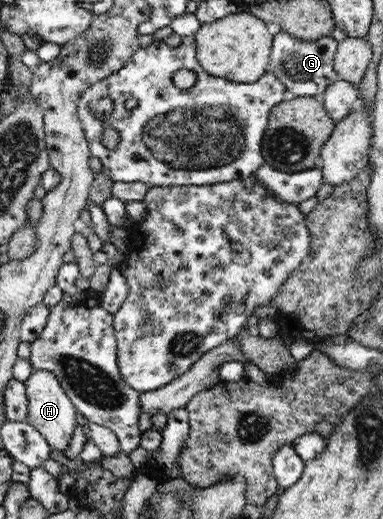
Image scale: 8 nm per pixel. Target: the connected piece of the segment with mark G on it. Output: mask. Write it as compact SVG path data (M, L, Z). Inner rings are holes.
M278 32L273 36L273 48L269 56L269 70L285 84L294 96L321 96L326 87L338 81L341 76L334 68L334 55L338 42L332 36L324 36L319 40L298 40L286 32Z

